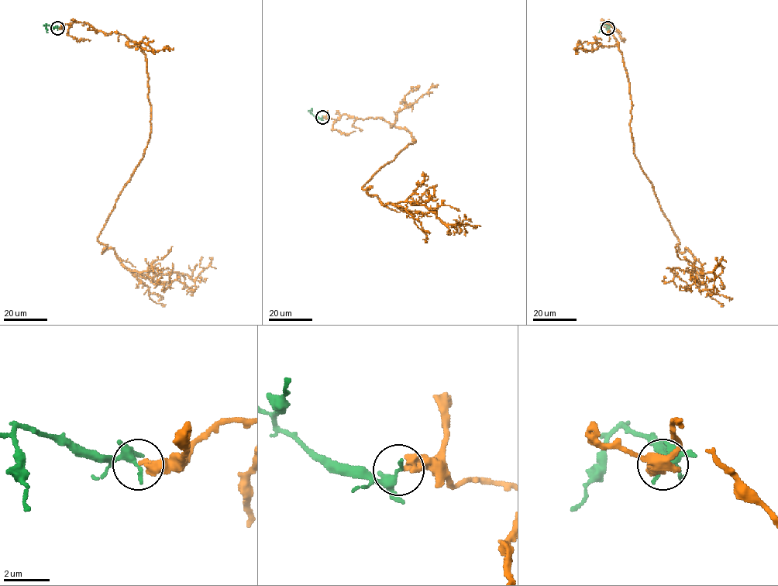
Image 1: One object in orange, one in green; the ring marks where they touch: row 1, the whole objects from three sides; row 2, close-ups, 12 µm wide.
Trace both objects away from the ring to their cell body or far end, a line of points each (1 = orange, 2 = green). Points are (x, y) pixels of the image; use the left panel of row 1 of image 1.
1: (58, 28), (125, 35), (145, 56), (150, 138), (98, 238), (102, 252), (144, 277), (194, 279), (201, 261)
2: (58, 28), (46, 24), (47, 32)

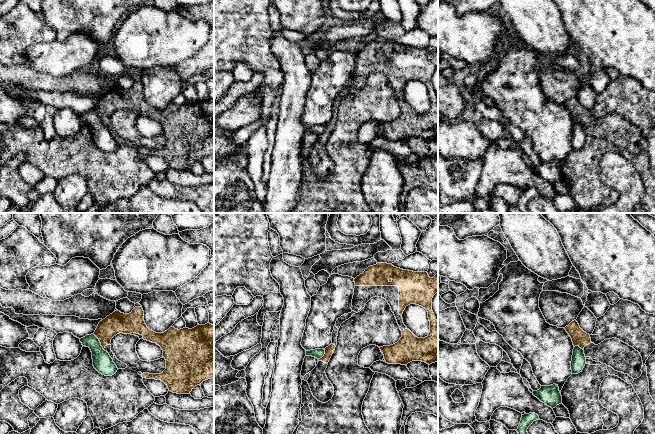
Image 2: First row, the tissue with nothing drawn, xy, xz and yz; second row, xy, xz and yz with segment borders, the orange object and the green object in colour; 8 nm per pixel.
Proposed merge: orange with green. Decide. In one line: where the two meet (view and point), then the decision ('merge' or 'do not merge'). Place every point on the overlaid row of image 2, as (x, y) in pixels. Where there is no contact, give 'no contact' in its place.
xy (100, 342) | do not merge

